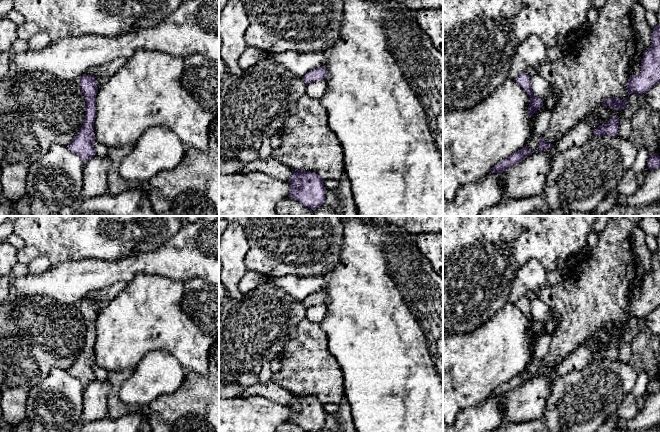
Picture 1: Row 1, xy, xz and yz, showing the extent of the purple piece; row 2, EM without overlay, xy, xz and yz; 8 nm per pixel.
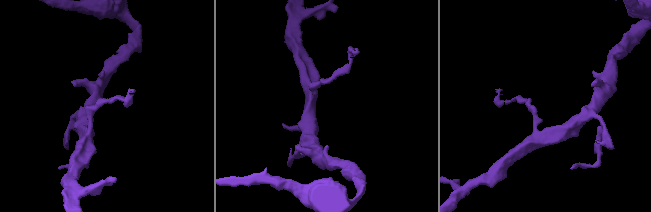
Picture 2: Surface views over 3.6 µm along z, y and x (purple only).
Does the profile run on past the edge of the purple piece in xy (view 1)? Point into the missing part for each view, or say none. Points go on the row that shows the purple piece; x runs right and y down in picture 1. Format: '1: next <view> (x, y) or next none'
1: next none

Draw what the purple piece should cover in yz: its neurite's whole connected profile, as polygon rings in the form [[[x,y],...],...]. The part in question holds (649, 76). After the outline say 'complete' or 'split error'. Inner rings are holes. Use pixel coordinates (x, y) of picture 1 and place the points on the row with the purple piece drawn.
[[[660,24],[651,33],[651,48],[643,53],[641,72],[630,75],[627,83],[628,95],[647,93],[660,82]]]; complete

